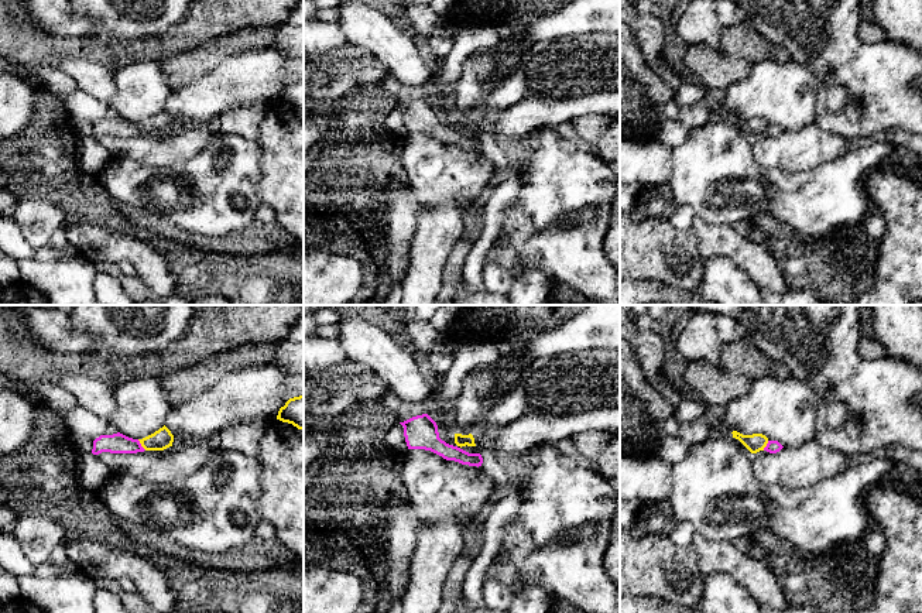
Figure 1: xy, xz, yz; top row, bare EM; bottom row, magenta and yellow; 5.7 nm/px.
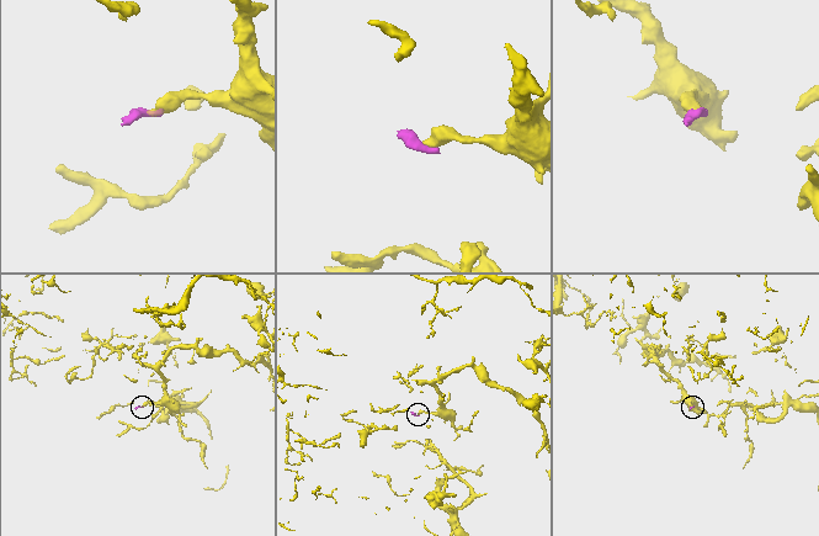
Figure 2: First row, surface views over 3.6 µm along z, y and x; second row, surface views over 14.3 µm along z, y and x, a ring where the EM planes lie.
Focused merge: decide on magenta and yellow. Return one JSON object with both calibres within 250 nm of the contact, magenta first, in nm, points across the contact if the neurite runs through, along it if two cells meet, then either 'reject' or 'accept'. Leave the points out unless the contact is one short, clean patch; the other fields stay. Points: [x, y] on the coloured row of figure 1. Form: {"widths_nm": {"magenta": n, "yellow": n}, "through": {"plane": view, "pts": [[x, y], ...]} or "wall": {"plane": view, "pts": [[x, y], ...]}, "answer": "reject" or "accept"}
{"widths_nm": {"magenta": 110, "yellow": 120}, "wall": {"plane": "xy", "pts": [[137, 439], [146, 449]]}, "answer": "reject"}

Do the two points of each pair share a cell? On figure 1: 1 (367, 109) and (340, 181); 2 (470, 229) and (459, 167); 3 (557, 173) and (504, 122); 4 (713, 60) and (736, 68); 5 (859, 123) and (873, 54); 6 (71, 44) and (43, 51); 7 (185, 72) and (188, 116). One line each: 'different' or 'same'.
1: same
2: different
3: different
4: same
5: same
6: same
7: different

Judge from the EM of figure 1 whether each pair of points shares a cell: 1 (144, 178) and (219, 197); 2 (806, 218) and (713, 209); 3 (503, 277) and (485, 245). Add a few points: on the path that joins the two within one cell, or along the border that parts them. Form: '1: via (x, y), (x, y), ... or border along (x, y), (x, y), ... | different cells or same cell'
1: via (163, 191), (201, 197) | same cell
2: via (784, 201), (736, 201) | same cell
3: border along (486, 263), (483, 267), (485, 288) | different cells

